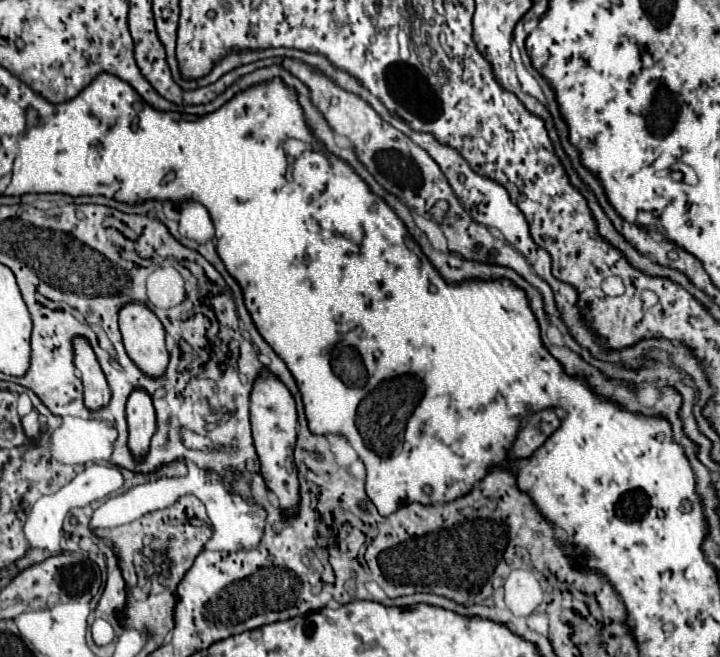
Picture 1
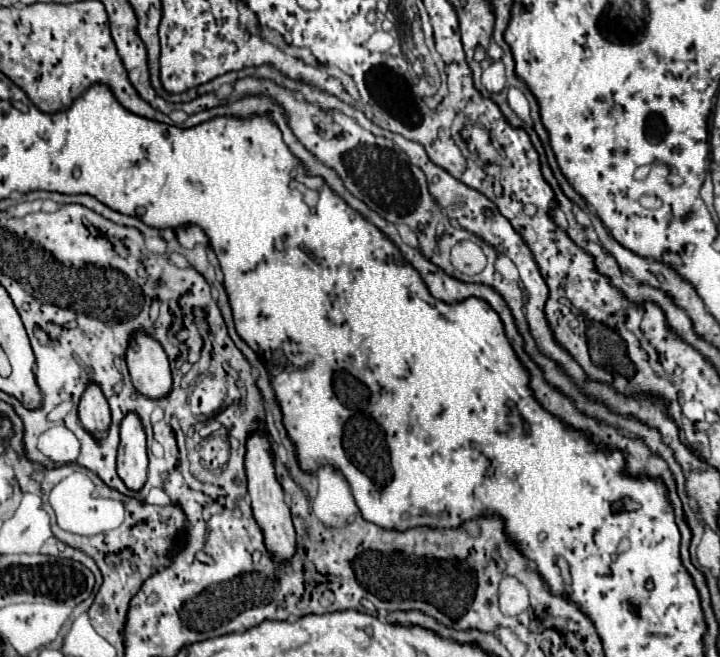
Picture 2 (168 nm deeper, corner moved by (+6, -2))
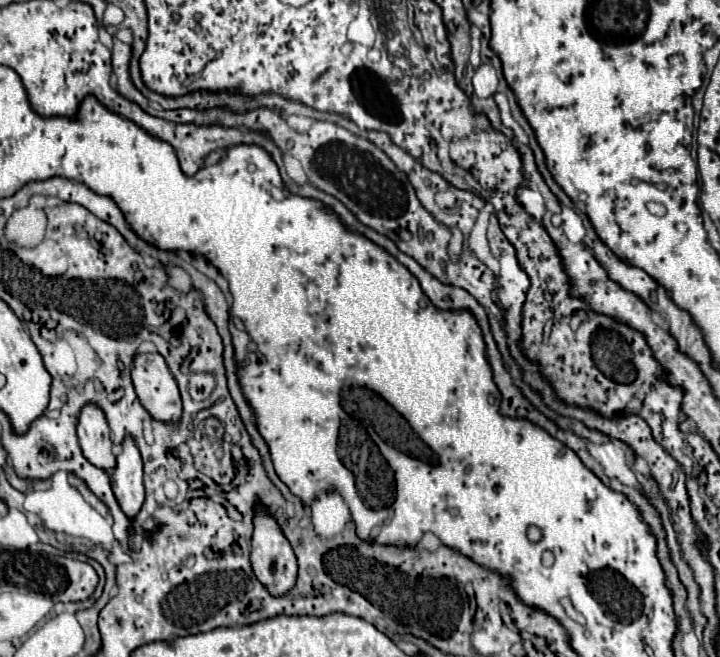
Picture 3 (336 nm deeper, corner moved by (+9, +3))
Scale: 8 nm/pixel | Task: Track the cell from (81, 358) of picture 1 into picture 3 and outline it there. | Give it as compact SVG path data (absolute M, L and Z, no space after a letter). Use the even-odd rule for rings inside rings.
M86 403L80 411L78 441L84 457L92 465L100 469L112 469L116 465L116 457L112 455L110 427L108 427L106 415L94 403Z

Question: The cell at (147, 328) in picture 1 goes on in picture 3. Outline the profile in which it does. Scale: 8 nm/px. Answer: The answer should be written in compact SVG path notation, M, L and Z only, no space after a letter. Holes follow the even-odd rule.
M138 353L132 365L136 395L158 421L178 421L182 401L178 385L160 353Z

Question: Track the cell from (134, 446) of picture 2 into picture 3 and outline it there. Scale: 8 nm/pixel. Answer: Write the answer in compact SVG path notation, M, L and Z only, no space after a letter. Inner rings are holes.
M124 437L122 451L116 455L116 467L110 471L112 491L128 517L134 517L144 503L142 455L132 437Z

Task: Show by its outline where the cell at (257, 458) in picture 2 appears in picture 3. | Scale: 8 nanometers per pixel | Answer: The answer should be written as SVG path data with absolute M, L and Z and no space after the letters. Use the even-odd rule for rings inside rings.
M258 503L254 505L254 537L252 537L252 553L250 553L250 561L252 561L252 569L256 573L256 577L260 579L260 583L266 585L266 589L272 595L284 595L288 593L294 583L296 583L296 575L298 575L298 565L296 565L296 555L292 551L292 545L288 543L282 527L278 525L278 521L266 511L266 505Z

